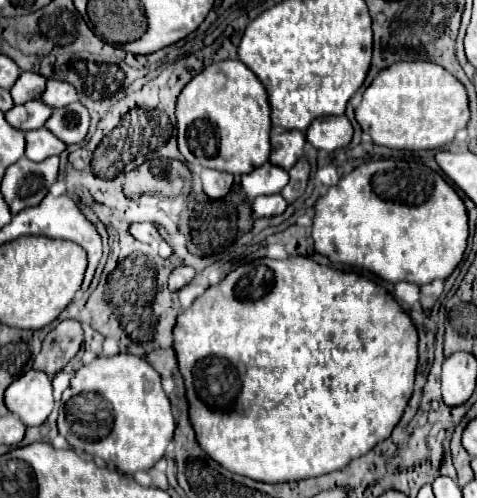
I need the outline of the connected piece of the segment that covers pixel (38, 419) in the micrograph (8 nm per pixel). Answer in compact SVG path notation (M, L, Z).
M27 372L15 384L11 384L5 404L25 422L25 426L41 426L55 404L51 378L45 372Z

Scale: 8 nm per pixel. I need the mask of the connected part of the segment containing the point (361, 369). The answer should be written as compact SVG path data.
M289 256L285 260L259 258L251 264L239 266L231 274L227 274L217 286L207 288L177 318L177 326L173 328L173 338L175 338L173 348L177 354L179 370L187 388L187 400L191 406L189 418L195 428L199 446L209 456L213 456L213 460L223 468L259 482L293 482L293 480L323 476L345 468L351 460L365 456L379 442L387 440L409 404L409 398L413 394L417 360L419 360L417 330L409 314L395 302L395 298L385 288L381 288L379 284L375 284L363 274L321 266L305 256Z

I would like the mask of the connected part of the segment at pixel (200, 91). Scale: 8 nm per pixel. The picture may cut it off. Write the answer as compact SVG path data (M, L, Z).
M241 60L215 62L203 68L177 98L179 152L191 164L231 172L235 176L247 174L269 162L269 114L271 108L265 86Z

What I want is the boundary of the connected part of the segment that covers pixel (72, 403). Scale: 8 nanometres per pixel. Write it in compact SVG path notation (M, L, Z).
M133 354L99 356L77 370L61 398L59 434L73 450L115 462L125 474L149 470L163 458L175 432L169 398L161 388L159 372Z

